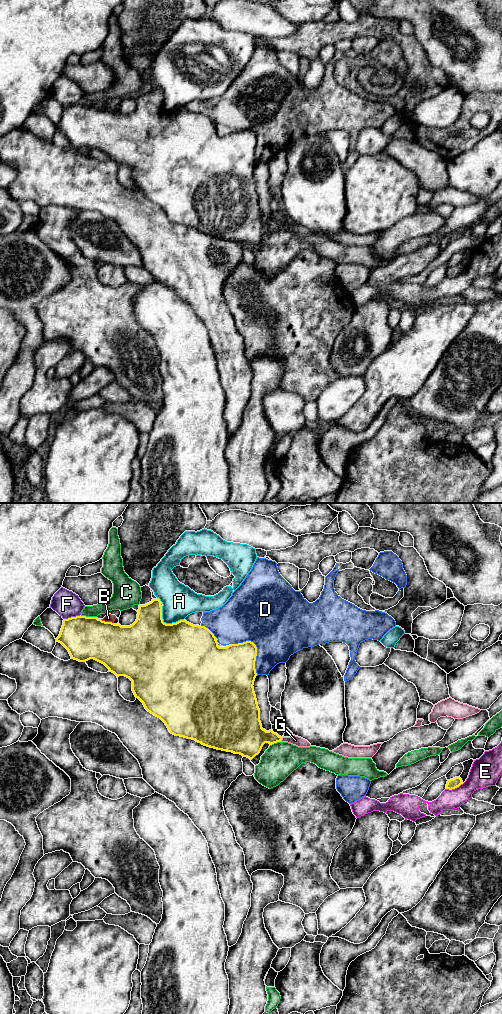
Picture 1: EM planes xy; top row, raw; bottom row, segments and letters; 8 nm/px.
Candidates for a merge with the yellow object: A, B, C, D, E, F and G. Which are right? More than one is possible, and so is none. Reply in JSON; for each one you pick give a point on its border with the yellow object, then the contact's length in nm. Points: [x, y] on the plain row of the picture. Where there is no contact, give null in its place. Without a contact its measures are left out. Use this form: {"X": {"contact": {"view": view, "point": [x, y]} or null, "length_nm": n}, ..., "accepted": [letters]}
{"G": {"contact": {"view": "xy", "point": [281, 227]}, "length_nm": 50}, "accepted": ["G"]}

